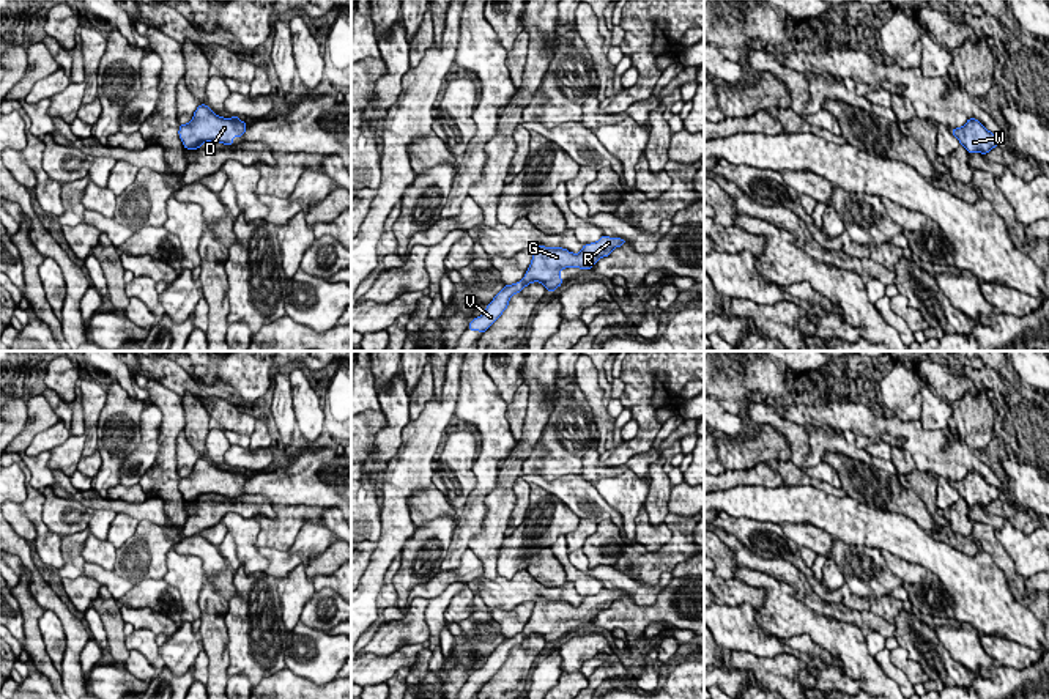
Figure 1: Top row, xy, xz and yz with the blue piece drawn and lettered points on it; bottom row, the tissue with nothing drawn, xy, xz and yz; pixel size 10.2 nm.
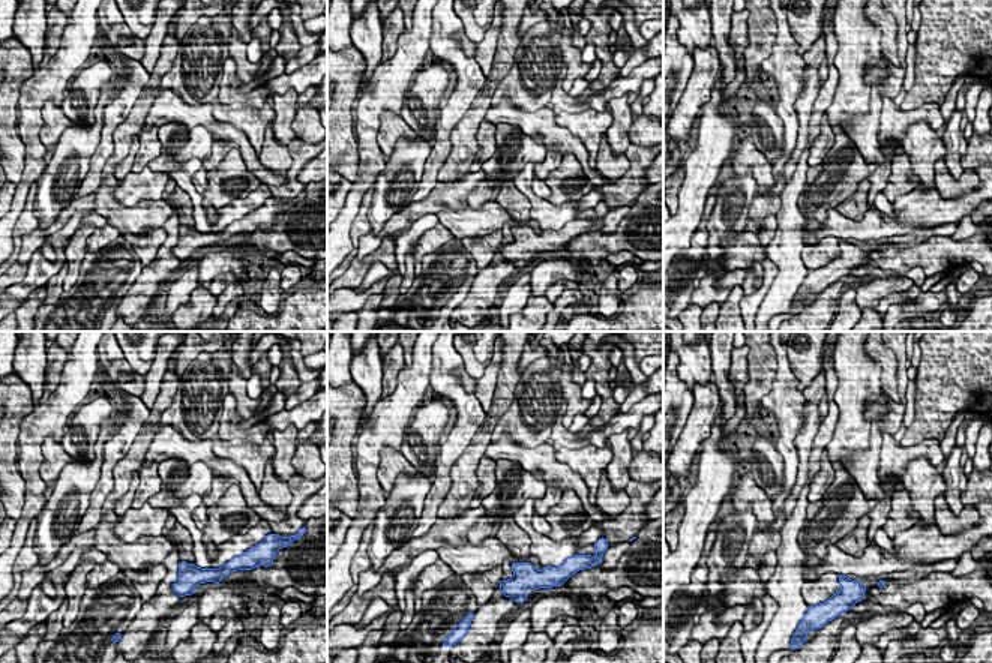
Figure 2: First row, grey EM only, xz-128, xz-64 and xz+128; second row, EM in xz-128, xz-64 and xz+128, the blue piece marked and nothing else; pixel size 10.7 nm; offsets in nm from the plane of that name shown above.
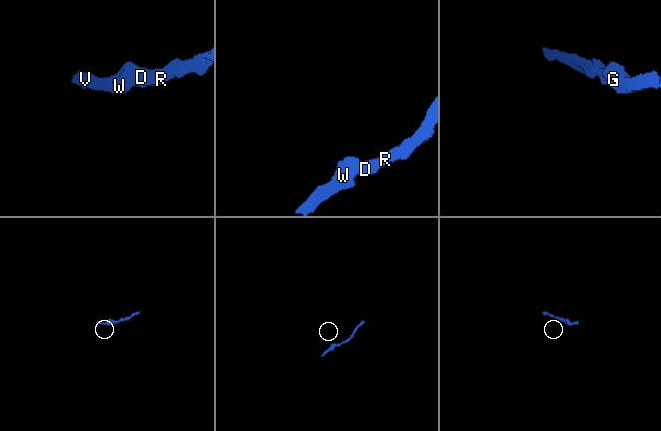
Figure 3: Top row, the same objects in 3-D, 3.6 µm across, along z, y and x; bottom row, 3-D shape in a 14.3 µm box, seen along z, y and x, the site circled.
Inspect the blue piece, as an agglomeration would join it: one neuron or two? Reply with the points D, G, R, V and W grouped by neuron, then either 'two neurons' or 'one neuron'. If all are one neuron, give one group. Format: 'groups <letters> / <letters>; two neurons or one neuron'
groups D G R V W; one neuron

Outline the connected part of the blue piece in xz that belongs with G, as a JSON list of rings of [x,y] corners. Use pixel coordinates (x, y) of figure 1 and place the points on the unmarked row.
[[[603,587],[597,595],[584,597],[580,606],[572,606],[562,600],[537,598],[524,630],[517,636],[506,638],[487,658],[487,663],[471,672],[468,682],[485,685],[507,661],[510,650],[529,636],[540,634],[551,645],[562,638],[562,622],[591,622],[600,611],[608,609],[622,597],[627,597],[625,592]]]

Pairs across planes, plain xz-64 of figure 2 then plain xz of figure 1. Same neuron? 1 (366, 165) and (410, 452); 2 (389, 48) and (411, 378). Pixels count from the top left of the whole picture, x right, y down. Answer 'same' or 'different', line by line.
1: same
2: different

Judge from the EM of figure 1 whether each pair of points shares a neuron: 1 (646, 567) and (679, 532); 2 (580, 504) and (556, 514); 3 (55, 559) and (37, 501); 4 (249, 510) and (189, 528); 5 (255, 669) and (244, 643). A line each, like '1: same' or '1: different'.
1: same
2: different
3: same
4: same
5: same

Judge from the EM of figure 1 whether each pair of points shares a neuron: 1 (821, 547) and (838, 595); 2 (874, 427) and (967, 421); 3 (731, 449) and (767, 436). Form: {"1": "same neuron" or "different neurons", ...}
{"1": "different neurons", "2": "different neurons", "3": "same neuron"}

